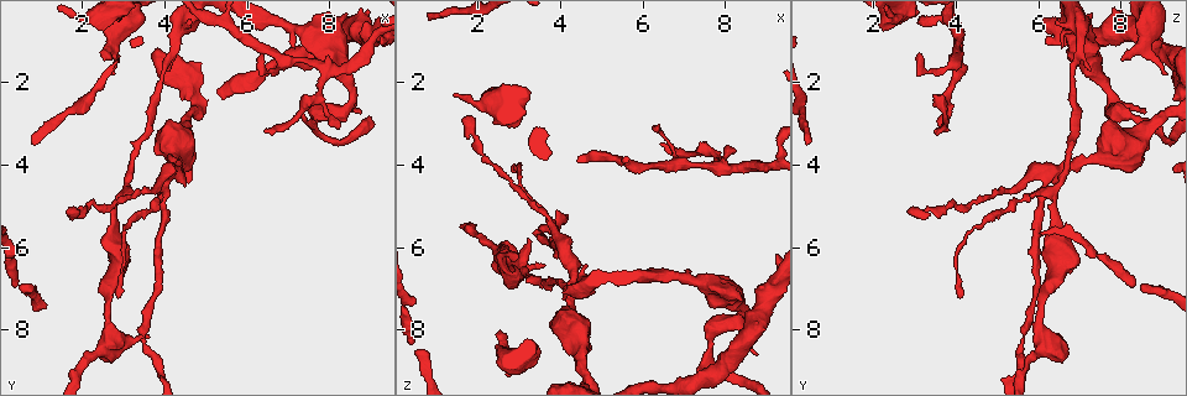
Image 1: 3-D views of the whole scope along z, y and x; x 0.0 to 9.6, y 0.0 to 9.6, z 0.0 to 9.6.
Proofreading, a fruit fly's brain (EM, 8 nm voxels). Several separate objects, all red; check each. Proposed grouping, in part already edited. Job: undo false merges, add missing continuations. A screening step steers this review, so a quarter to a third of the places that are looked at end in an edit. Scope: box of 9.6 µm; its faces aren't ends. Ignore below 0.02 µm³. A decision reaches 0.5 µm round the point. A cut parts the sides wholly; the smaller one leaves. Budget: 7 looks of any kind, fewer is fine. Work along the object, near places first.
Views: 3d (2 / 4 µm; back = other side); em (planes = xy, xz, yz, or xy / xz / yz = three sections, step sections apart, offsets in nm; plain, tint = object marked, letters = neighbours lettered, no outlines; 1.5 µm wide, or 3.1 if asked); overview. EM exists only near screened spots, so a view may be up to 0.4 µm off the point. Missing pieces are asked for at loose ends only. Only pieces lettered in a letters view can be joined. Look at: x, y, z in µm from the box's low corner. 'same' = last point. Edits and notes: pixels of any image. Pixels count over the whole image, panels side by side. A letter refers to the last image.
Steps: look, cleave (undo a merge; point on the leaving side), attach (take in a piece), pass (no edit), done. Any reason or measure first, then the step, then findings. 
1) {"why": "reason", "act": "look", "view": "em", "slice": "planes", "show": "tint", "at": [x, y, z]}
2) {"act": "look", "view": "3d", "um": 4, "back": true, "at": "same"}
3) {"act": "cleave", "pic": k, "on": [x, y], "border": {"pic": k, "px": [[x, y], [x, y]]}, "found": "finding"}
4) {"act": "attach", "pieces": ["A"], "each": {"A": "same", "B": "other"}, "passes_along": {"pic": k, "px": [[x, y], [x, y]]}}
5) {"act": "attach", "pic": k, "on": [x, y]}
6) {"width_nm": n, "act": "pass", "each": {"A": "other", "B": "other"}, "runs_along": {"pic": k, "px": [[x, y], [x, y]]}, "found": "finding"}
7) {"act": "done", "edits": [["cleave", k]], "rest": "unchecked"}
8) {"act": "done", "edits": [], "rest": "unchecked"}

{"why": "free end", "act": "look", "view": "em", "slice": "planes", "show": "tint", "at": [2.55, 1.40, 8.10]}

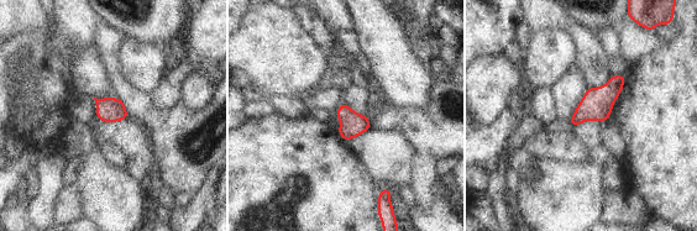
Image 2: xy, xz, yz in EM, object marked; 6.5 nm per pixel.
{"why": "see the neighbours", "act": "look", "view": "em", "slice": "planes", "show": "letters", "at": "same"}

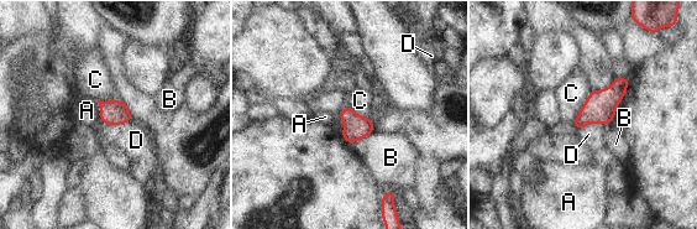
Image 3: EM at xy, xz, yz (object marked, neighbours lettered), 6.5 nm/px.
{"width_nm": 160, "act": "pass", "each": {"A": "other", "B": "other", "C": "other", "D": "other"}, "border": {"pic": 3, "px": [[131, 119], [120, 124], [103, 123]]}, "found": "none of them fits"}

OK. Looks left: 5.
{"why": "tapers out", "act": "look", "view": "em", "slice": "planes", "show": "letters", "at": [8.20, 3.05, 3.65]}

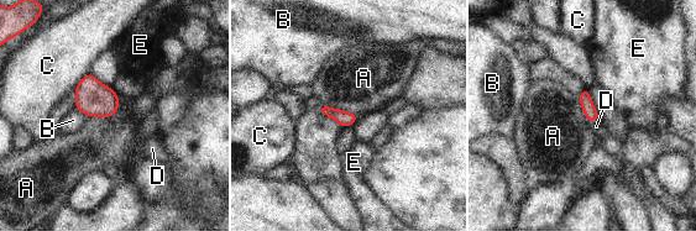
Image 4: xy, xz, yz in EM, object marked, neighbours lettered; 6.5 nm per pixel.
{"act": "attach", "pieces": ["D"], "each": {"A": "other", "B": "other", "C": "other", "D": "same", "E": "other"}, "passes_along": {"pic": 4, "px": [[590, 111], [594, 120], [596, 126]]}, "found": "it goes on there"}

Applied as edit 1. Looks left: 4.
{"why": "see it whole again", "act": "look", "view": "overview"}

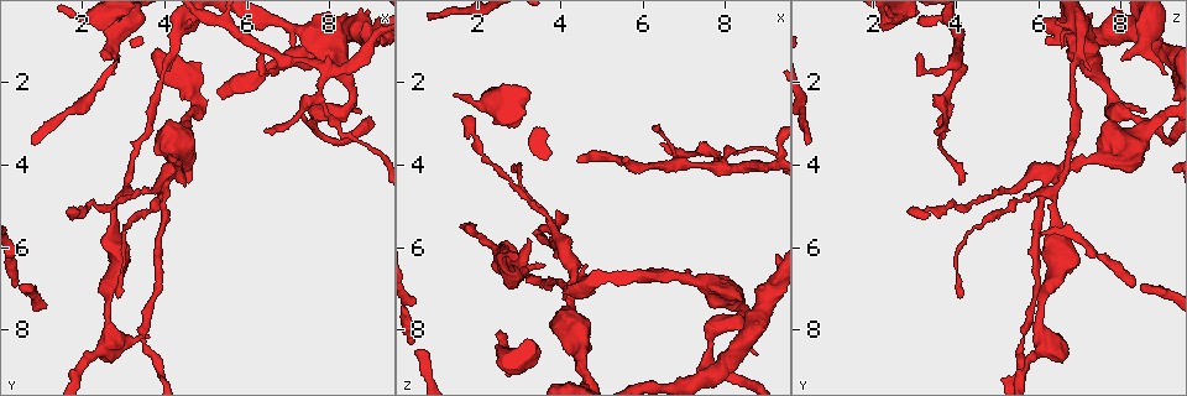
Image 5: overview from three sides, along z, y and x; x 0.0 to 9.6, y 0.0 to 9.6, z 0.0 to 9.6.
{"why": "thin end", "act": "look", "view": "em", "slice": "planes", "show": "letters", "at": [2.90, 7.25, 4.15]}

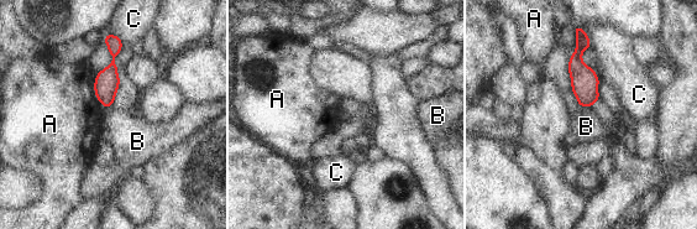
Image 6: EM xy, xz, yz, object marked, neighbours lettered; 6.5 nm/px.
{"width_nm": 140, "act": "pass", "each": {"A": "other", "B": "other", "C": "other"}, "runs_along": {"pic": 6, "px": [[111, 38], [114, 60], [106, 104]]}, "found": "none of them fits"}

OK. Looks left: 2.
{"act": "done", "edits": [["attach", 4]], "rest": "unchecked"}

